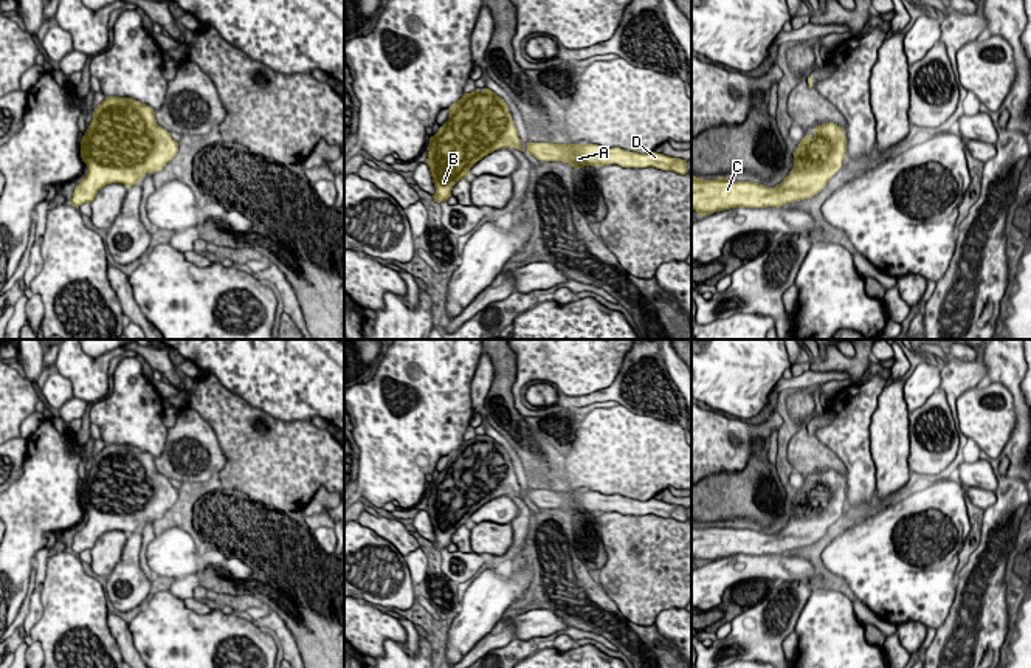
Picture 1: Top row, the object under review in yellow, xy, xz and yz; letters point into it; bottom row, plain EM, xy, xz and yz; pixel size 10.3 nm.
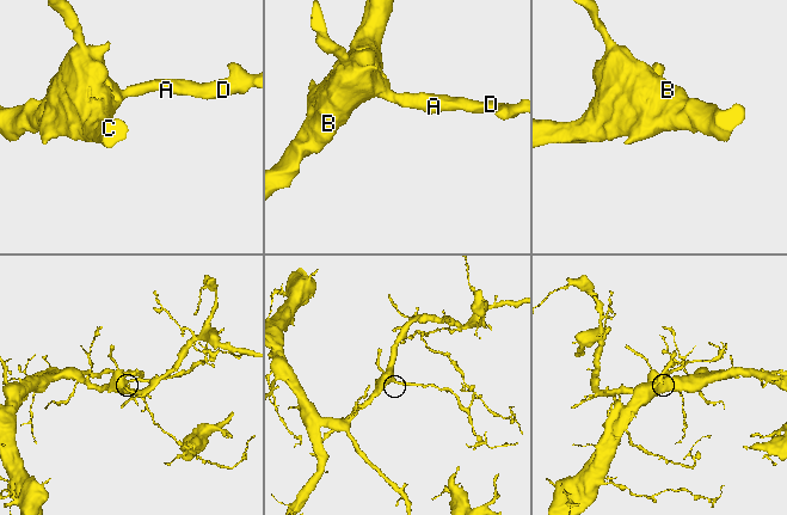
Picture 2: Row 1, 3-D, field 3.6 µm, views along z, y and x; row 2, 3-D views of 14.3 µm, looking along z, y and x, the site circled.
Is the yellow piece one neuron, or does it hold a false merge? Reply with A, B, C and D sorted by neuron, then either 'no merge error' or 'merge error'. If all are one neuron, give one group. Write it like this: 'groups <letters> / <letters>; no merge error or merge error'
groups A B C D; no merge error

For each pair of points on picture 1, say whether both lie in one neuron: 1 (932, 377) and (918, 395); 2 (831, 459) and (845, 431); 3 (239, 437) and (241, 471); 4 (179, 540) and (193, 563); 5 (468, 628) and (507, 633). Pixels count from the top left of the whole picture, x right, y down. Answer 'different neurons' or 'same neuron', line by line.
1: same neuron
2: different neurons
3: same neuron
4: same neuron
5: different neurons

